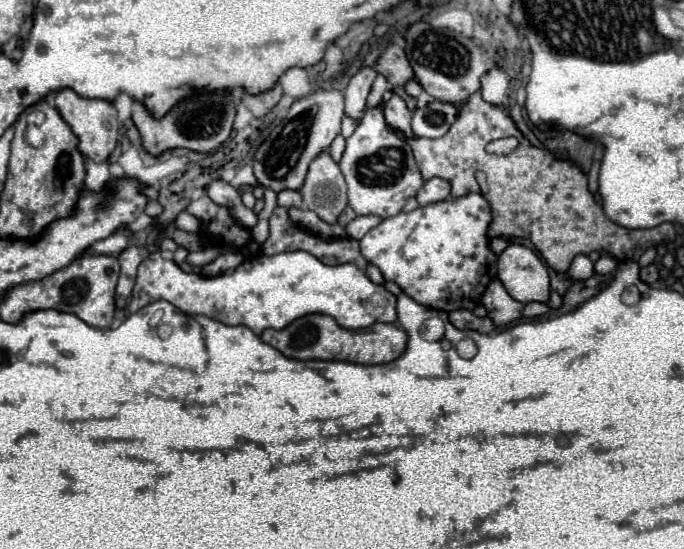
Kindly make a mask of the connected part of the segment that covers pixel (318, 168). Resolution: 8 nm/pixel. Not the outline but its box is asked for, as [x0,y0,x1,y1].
[302,151,348,223]

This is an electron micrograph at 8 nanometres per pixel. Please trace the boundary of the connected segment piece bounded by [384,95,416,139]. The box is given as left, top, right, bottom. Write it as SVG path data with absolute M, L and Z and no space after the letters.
M392 95L392 99L384 107L384 115L386 115L386 123L392 129L404 133L404 137L408 137L408 139L416 137L410 129L410 111L406 109L404 99L400 99L398 95Z

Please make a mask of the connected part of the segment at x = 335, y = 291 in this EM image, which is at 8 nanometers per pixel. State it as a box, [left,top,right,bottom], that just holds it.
[128,251,396,335]

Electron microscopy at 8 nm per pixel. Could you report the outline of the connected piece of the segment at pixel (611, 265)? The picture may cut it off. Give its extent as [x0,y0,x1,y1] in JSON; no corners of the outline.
[594,255,616,275]

